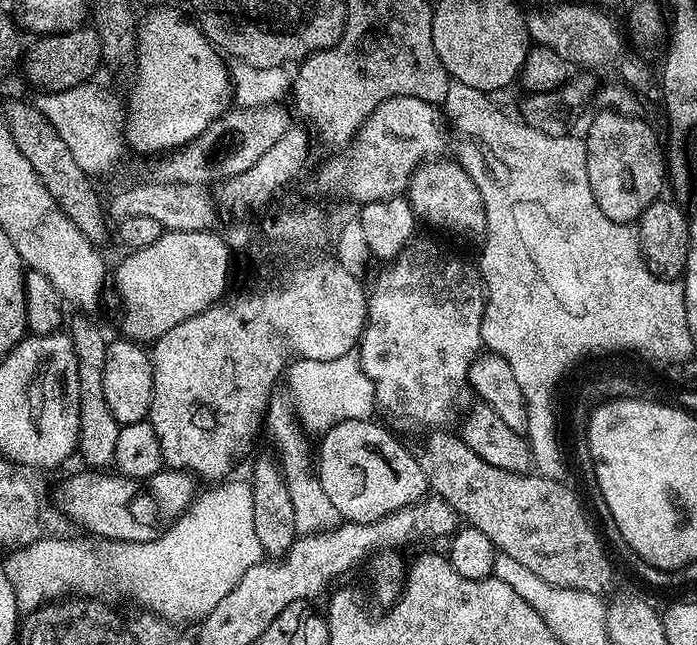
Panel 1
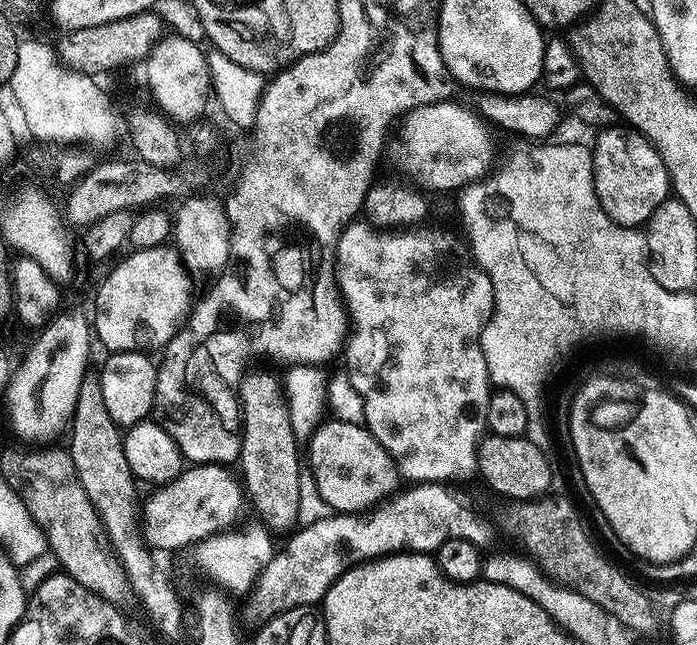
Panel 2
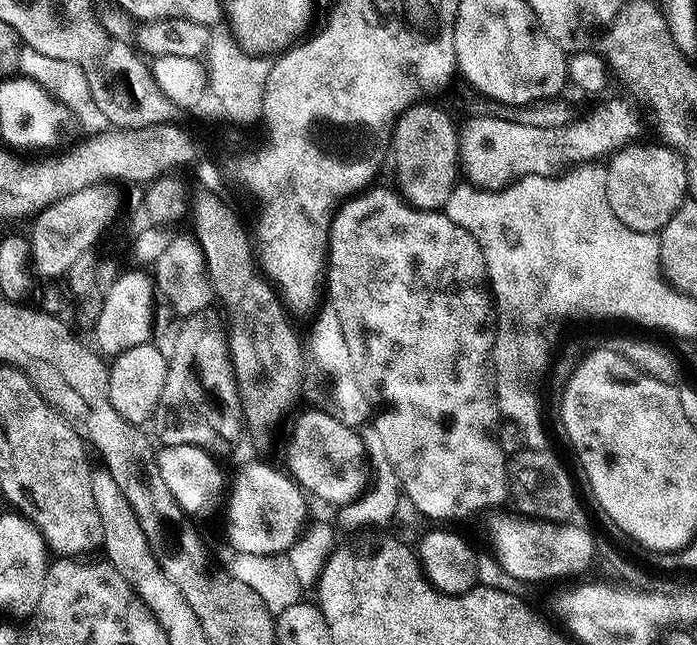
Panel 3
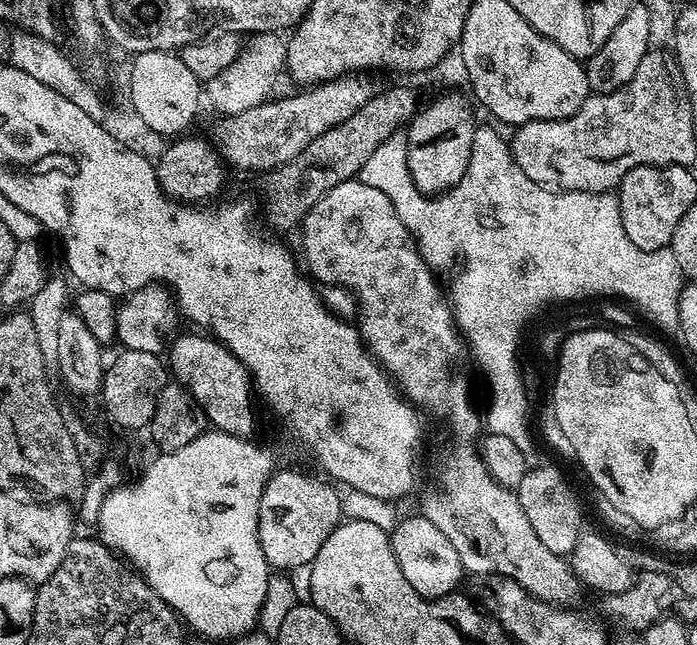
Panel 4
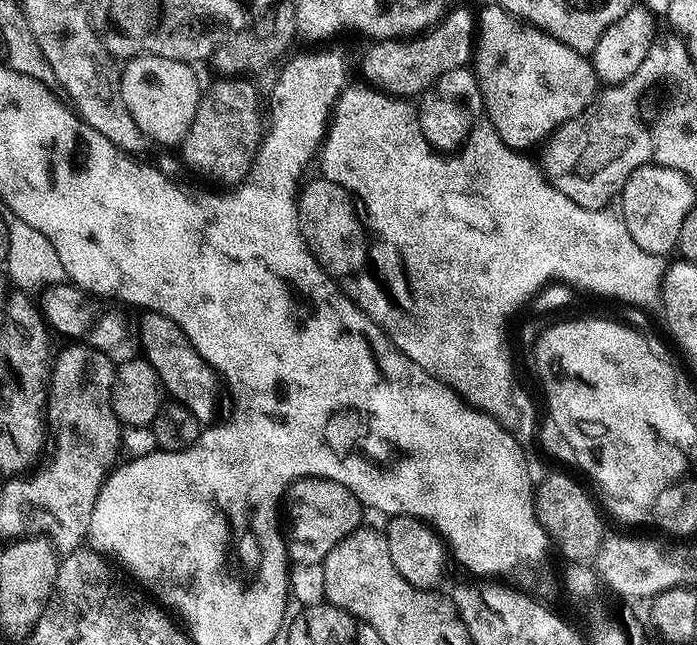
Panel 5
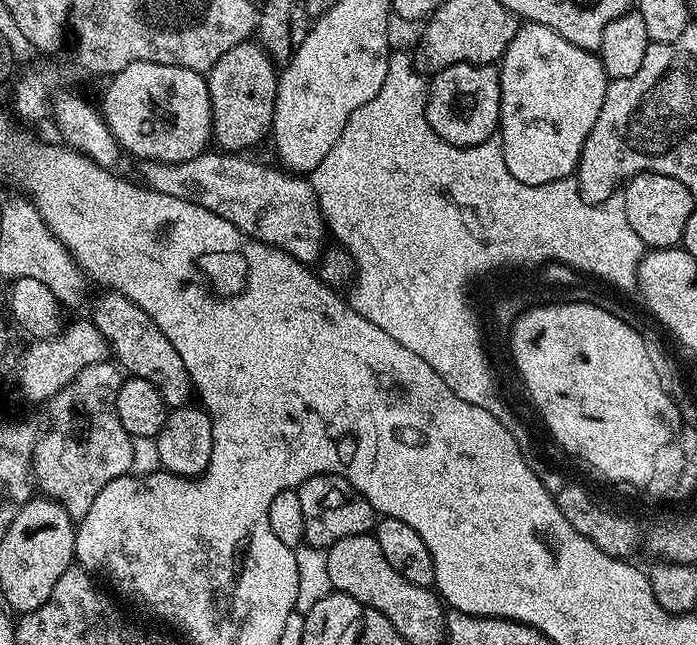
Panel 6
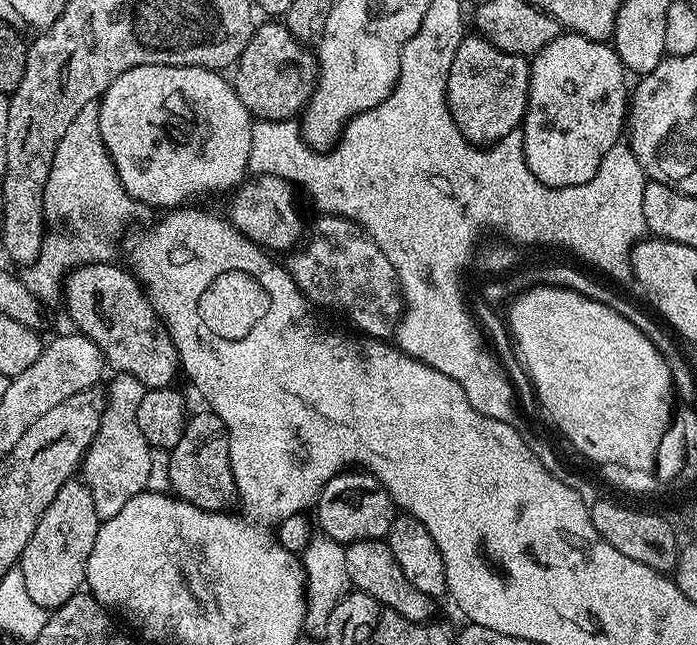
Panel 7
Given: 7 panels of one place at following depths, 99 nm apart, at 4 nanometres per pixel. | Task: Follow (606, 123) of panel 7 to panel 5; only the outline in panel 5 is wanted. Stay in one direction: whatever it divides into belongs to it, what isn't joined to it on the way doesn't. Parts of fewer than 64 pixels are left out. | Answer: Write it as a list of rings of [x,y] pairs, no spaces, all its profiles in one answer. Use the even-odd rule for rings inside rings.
[[[496,2],[478,12],[478,35],[474,40],[474,71],[484,95],[487,123],[494,126],[506,147],[515,150],[523,150],[522,148],[528,148],[531,144],[539,145],[547,141],[557,128],[580,115],[598,92],[596,71],[592,69],[592,61],[585,53],[570,50],[570,46],[548,36],[541,28],[535,28],[533,24],[525,24],[523,20],[511,16]]]

